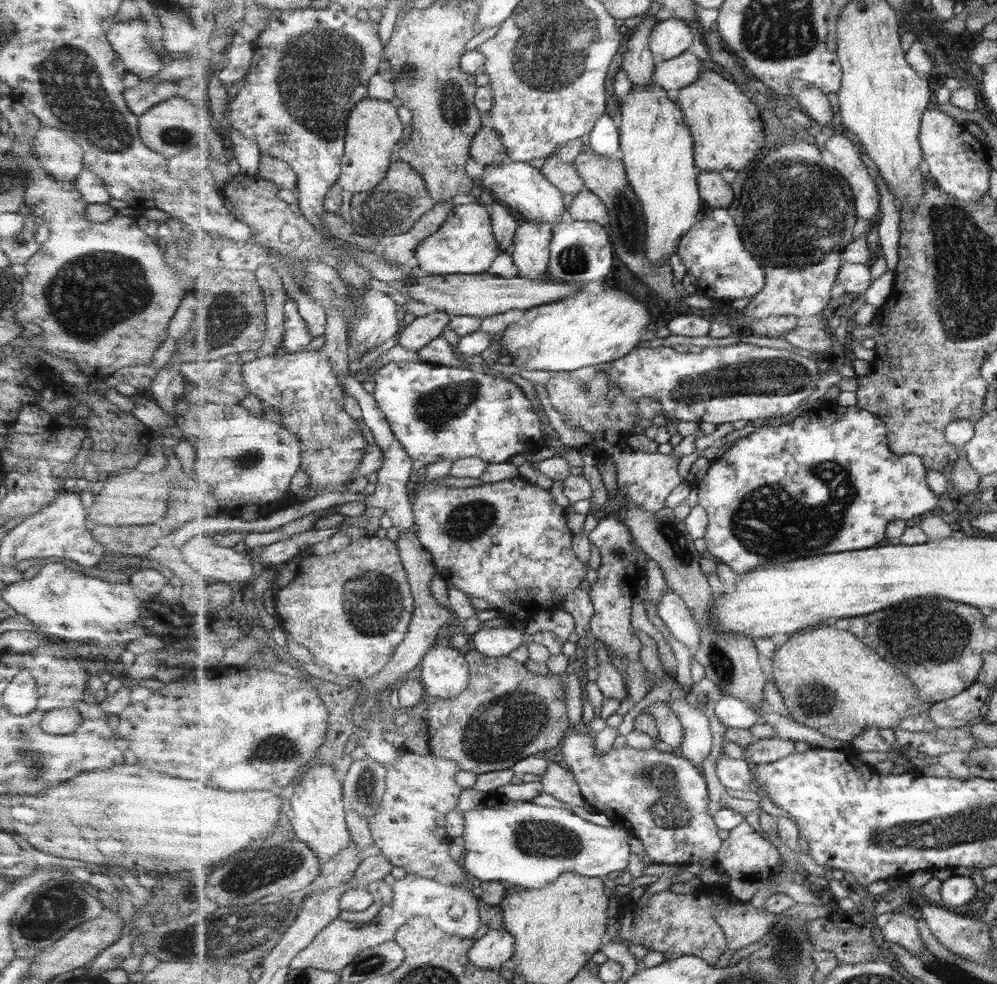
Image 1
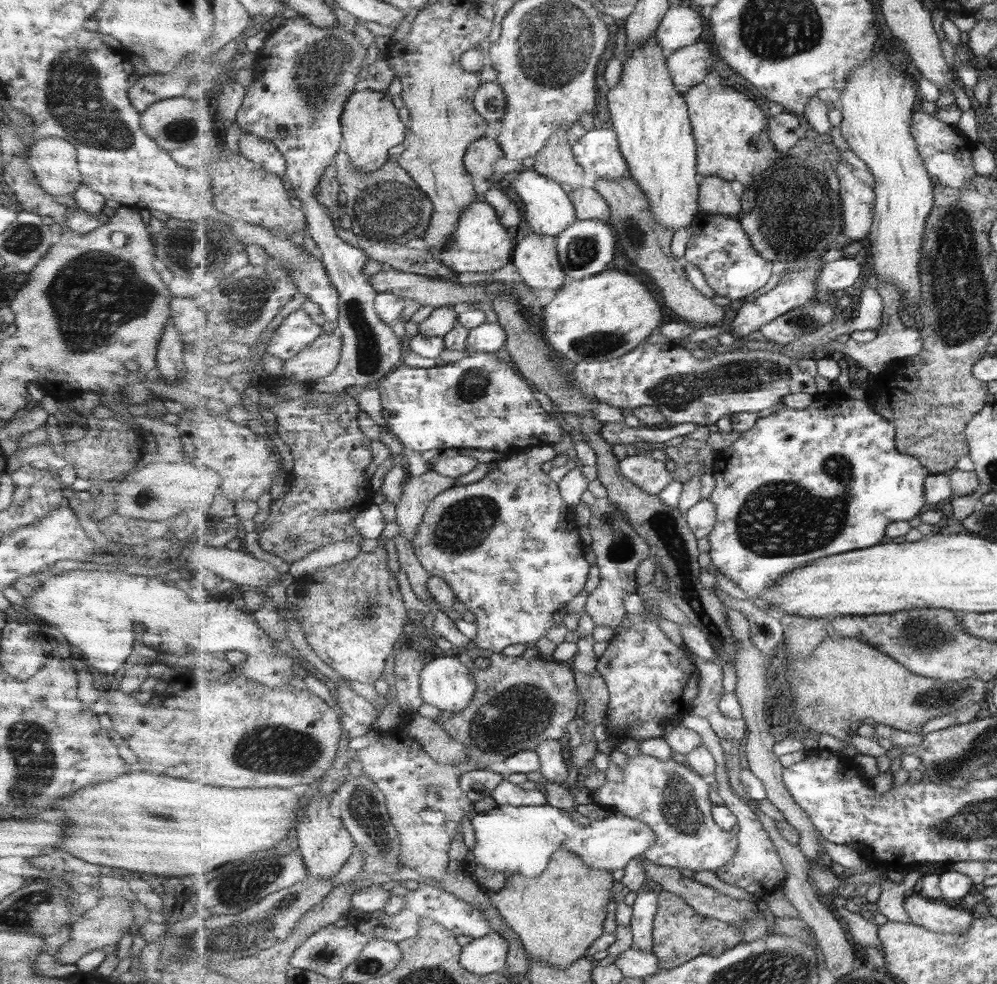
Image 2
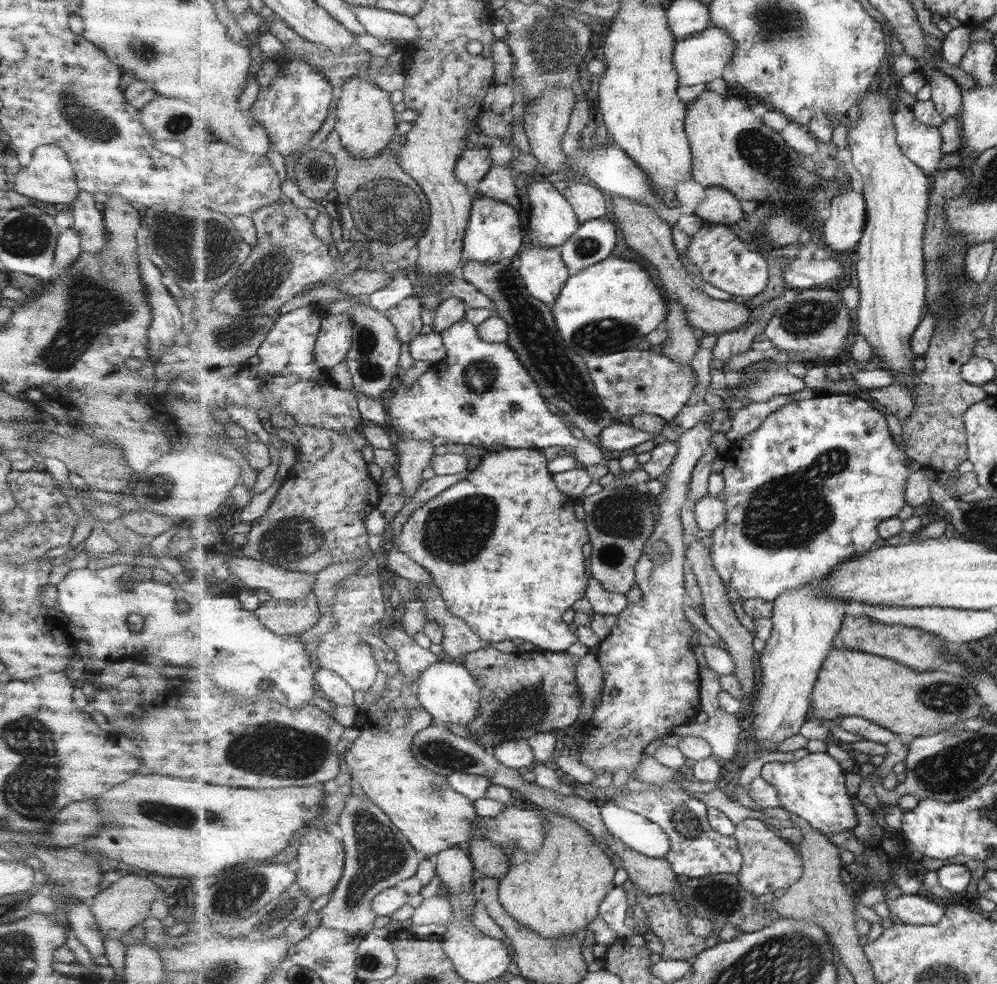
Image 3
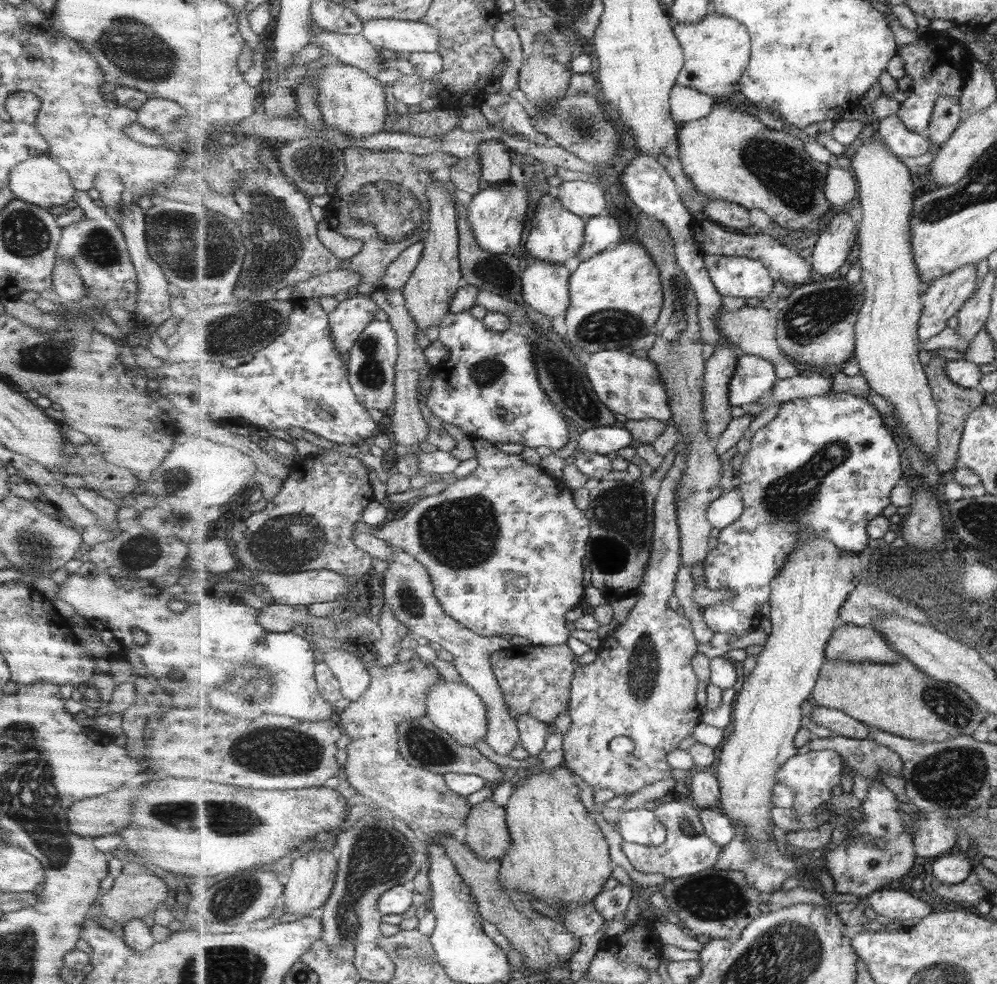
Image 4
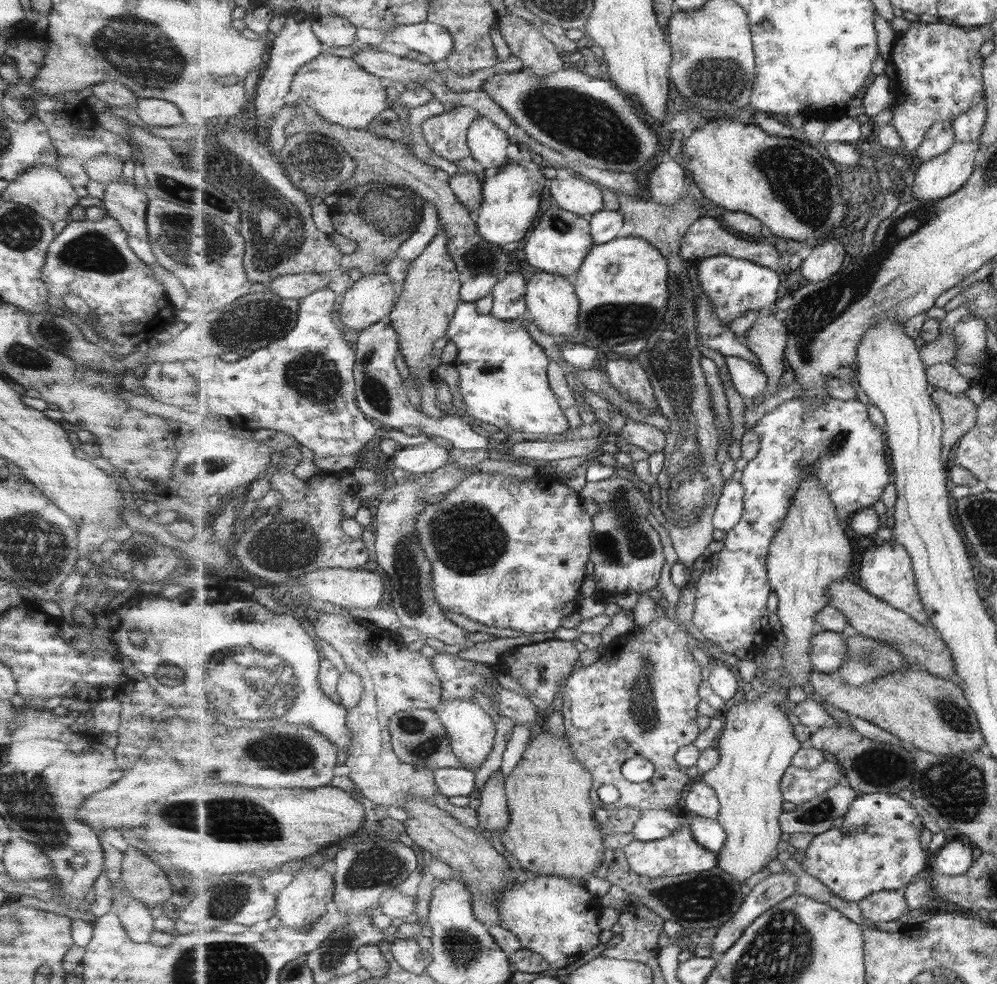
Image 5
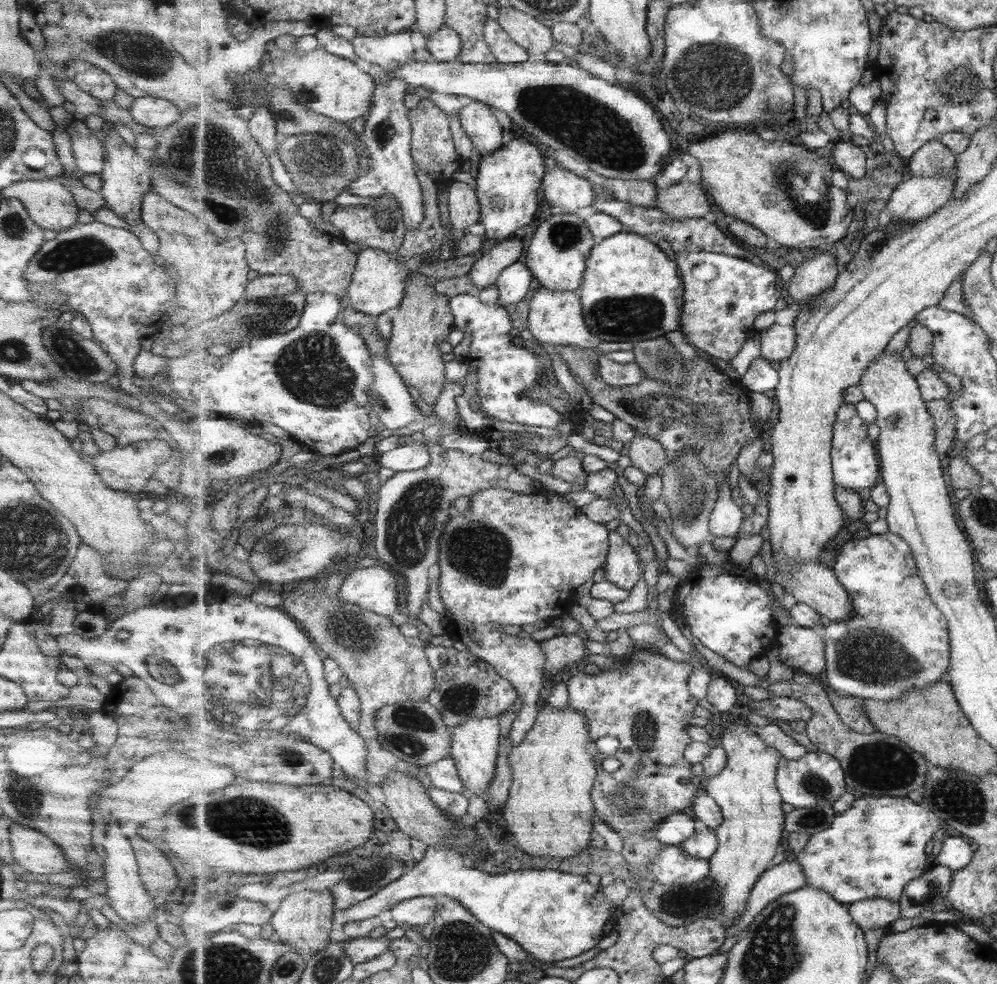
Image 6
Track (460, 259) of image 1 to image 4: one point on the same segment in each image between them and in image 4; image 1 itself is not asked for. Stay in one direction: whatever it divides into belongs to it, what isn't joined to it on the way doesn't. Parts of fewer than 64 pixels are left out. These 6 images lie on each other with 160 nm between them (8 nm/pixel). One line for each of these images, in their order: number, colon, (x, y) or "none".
2: (482, 243)
3: (491, 236)
4: (497, 214)

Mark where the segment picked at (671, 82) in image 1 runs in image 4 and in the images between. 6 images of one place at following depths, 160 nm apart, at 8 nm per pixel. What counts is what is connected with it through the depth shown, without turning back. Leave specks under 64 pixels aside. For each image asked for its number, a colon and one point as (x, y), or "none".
2: (690, 66)
3: (701, 58)
4: (718, 49)

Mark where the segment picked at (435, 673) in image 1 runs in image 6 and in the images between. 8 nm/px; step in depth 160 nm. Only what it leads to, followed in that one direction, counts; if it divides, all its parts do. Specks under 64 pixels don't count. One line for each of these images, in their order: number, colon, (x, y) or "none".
2: (448, 684)
3: (451, 693)
4: (455, 707)
5: (472, 731)
6: (476, 743)

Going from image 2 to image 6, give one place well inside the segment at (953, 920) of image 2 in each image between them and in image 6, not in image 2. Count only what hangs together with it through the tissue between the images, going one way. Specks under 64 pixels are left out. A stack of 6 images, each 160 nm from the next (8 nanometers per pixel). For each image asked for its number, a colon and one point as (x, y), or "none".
3: (913, 909)
4: (896, 905)
5: (884, 906)
6: (870, 914)

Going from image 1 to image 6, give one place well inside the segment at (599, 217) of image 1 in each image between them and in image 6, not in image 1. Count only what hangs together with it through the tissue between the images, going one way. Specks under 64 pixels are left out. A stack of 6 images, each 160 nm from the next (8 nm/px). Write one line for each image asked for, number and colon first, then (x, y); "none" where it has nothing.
2: (590, 205)
3: (588, 200)
4: (587, 199)
5: (576, 194)
6: (562, 187)

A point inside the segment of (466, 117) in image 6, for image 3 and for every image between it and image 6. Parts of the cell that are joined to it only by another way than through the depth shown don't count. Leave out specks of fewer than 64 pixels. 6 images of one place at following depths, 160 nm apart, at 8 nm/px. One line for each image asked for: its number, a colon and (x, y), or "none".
3: (499, 183)
4: (495, 161)
5: (488, 143)

